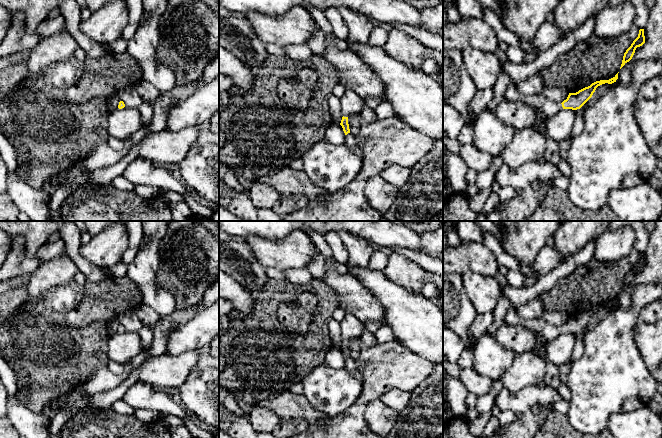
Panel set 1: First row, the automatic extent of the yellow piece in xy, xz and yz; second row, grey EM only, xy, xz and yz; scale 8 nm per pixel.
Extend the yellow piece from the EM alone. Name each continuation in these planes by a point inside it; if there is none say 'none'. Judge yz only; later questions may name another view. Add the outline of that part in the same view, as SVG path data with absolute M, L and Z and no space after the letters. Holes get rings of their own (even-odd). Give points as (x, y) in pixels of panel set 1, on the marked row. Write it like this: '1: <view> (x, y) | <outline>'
1: yz (549, 108) | M510 84L503 94L503 99L508 101L519 101L538 108L547 118L554 116L561 109L562 104L547 99L542 92L534 94L521 93L515 84Z

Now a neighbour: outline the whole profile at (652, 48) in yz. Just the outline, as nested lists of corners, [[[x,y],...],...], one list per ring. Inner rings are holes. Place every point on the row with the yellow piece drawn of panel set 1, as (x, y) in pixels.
[[[655,0],[650,9],[644,36],[645,43],[636,48],[632,59],[619,70],[616,82],[628,85],[636,62],[662,59],[662,0]]]

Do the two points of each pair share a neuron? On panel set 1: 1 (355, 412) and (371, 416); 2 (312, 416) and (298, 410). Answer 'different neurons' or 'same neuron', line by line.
1: different neurons
2: same neuron

